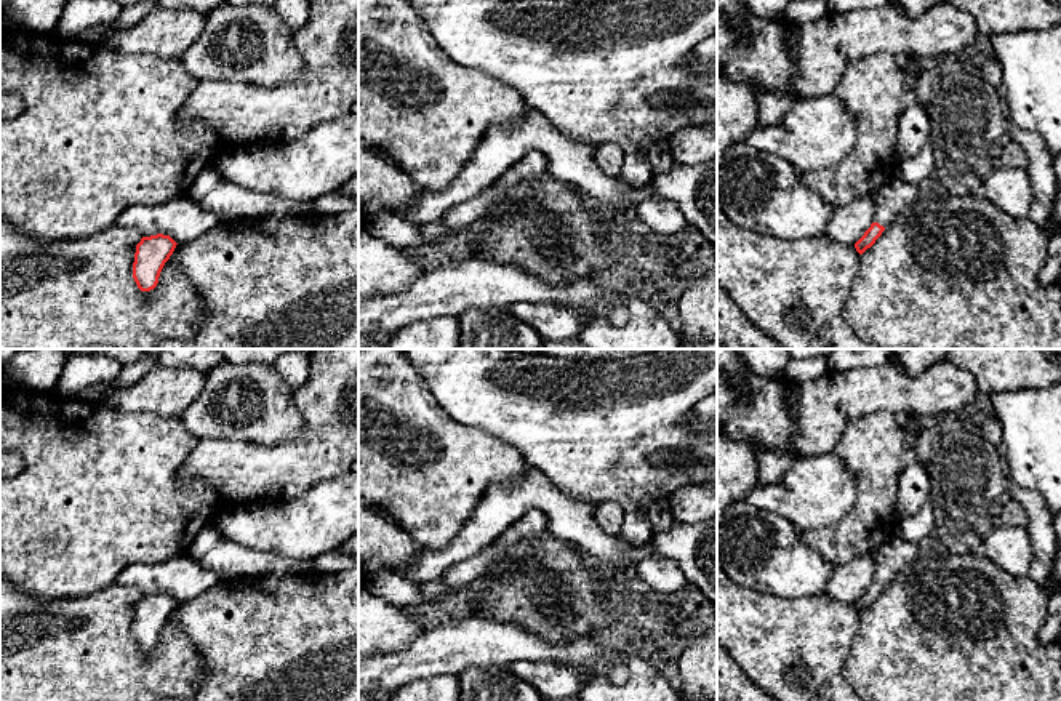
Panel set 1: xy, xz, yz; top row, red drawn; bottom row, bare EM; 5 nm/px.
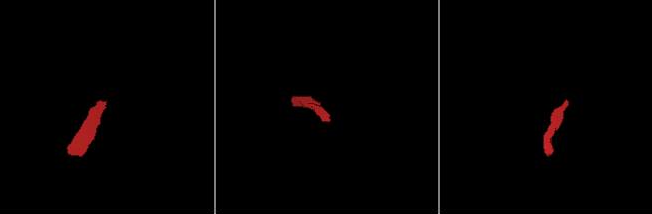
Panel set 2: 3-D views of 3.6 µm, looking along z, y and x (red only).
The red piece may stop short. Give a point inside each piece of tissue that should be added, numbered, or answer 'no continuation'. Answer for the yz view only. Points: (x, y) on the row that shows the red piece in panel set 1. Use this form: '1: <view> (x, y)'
1: yz (896, 194)

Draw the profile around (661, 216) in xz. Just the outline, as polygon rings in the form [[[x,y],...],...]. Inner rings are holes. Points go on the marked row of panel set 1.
[[[650,197],[637,203],[635,211],[651,234],[677,234],[688,226],[683,213],[672,200]]]

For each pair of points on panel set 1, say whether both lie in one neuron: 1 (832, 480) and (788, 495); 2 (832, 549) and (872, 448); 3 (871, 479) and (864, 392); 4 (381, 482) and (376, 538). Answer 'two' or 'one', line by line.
1: one
2: one
3: two
4: two

